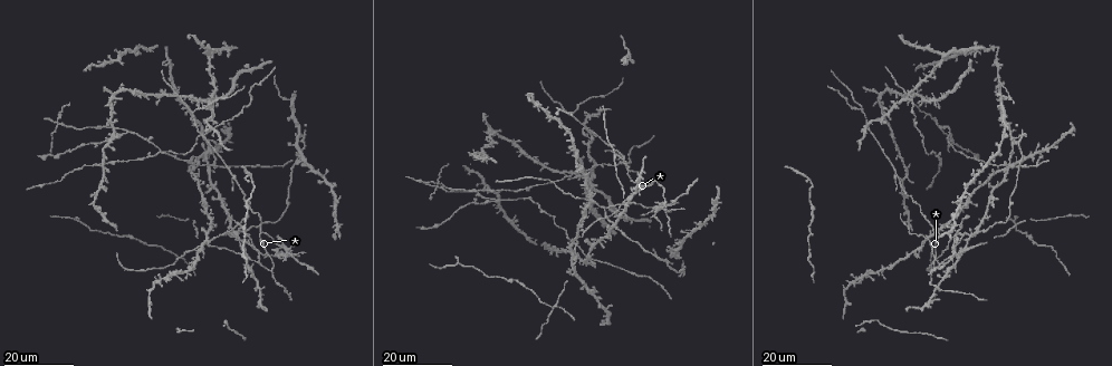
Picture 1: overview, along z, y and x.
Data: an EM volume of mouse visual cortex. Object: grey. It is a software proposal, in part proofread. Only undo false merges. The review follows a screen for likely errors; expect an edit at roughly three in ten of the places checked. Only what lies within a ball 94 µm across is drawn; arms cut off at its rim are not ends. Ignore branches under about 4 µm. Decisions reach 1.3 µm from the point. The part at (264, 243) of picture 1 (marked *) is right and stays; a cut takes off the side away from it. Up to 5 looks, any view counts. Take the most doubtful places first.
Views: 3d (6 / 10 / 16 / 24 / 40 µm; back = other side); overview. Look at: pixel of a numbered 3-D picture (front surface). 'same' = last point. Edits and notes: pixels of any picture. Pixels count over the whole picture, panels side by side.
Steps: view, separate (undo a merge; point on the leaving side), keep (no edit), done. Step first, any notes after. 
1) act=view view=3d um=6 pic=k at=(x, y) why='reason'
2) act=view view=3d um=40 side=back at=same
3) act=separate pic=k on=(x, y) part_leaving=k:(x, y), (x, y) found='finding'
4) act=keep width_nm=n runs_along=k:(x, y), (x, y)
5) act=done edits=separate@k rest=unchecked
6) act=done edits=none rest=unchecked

act=view view=3d um=16 pic=1 at=(941, 262) why='looks like a crossing'

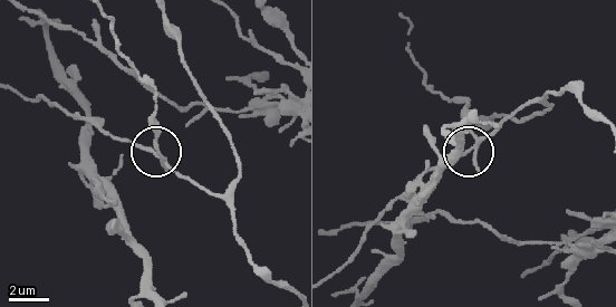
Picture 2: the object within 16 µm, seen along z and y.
act=view view=3d um=6 pic=2 at=(474, 138) why='closer look'

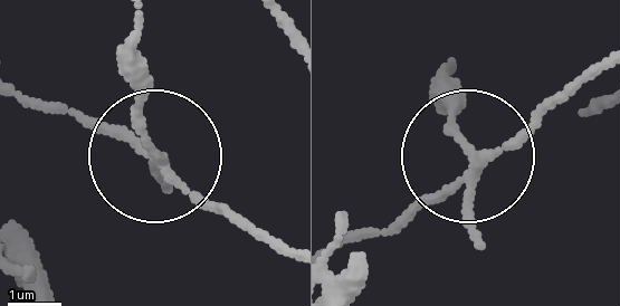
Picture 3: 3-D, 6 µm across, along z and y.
act=separate pic=3 on=(139, 106) side_arm_um=25 part_leaving=3:(155, 163), (142, 29) found='two neurons meet here'

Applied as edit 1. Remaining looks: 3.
act=view view=3d um=24 pic=1 at=(526, 198) why='branch point'

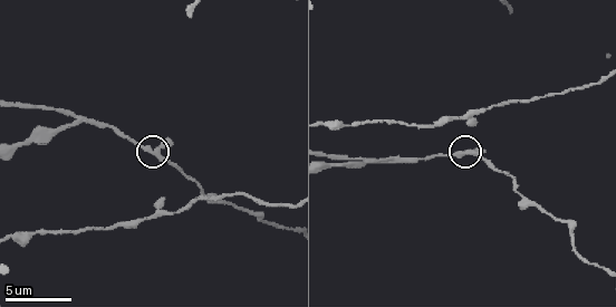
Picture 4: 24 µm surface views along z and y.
act=view view=3d um=6 pic=4 at=(163, 157)

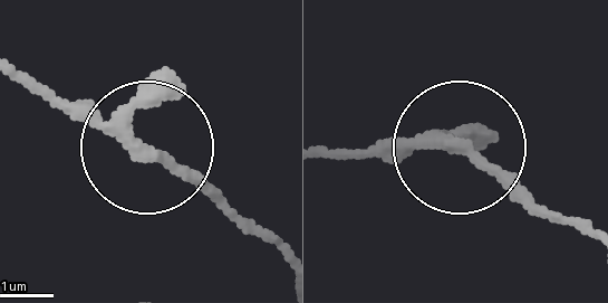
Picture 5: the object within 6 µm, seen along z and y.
act=keep width_nm=200 runs_along=5:(594, 235), (461, 154), (345, 151) found='all the same neuron'

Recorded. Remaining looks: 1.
act=done edits=separate@3 rest=unchecked

